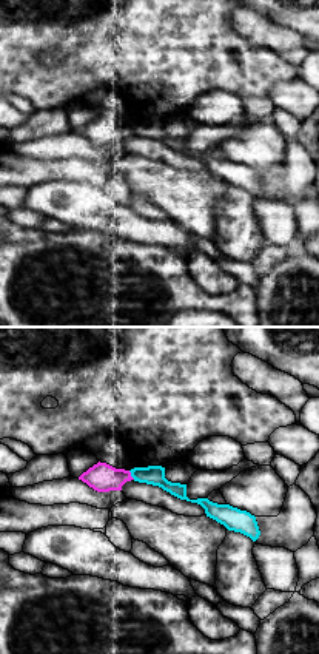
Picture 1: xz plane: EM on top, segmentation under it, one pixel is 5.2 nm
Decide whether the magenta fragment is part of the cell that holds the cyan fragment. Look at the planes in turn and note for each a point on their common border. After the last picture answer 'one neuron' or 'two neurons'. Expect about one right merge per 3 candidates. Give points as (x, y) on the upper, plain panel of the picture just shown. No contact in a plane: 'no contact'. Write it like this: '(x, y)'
(131, 130)

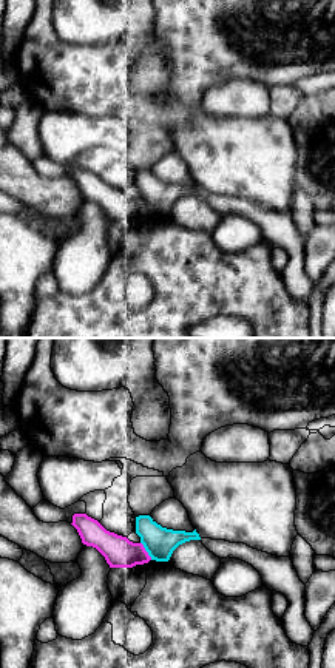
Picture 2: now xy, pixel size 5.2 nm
(145, 204)

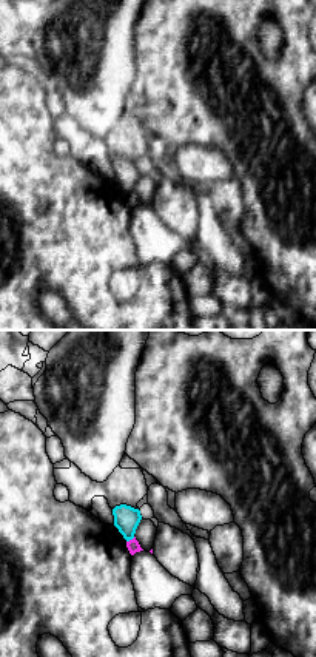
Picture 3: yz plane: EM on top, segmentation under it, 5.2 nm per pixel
(130, 193)

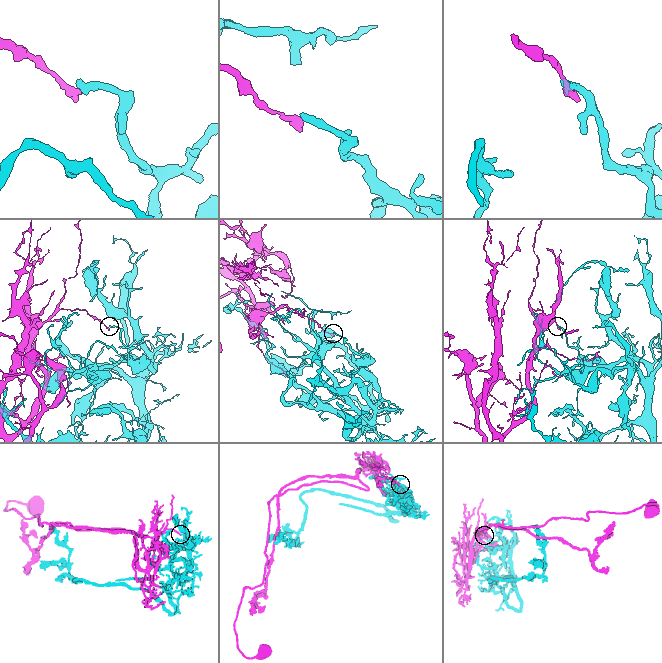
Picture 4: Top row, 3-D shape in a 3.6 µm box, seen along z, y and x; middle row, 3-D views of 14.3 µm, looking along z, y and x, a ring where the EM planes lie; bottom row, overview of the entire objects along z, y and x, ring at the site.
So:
two neurons

